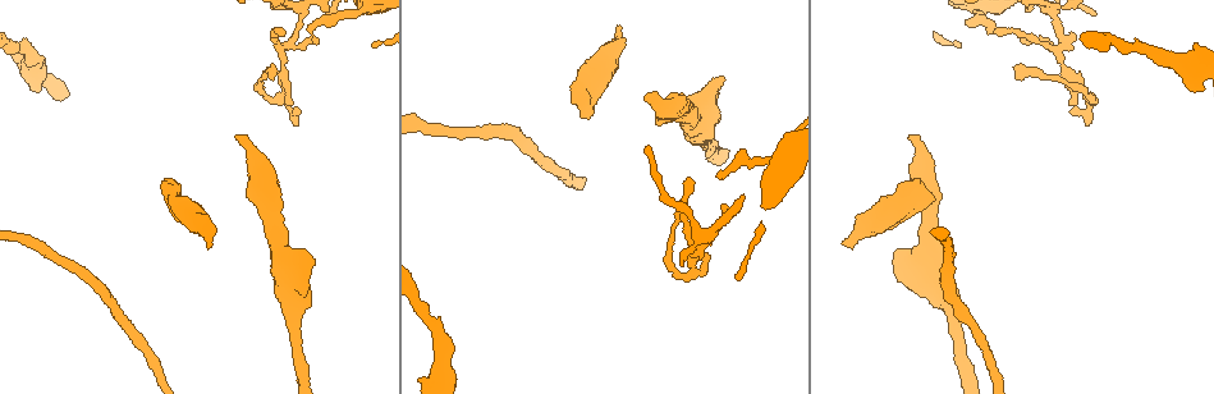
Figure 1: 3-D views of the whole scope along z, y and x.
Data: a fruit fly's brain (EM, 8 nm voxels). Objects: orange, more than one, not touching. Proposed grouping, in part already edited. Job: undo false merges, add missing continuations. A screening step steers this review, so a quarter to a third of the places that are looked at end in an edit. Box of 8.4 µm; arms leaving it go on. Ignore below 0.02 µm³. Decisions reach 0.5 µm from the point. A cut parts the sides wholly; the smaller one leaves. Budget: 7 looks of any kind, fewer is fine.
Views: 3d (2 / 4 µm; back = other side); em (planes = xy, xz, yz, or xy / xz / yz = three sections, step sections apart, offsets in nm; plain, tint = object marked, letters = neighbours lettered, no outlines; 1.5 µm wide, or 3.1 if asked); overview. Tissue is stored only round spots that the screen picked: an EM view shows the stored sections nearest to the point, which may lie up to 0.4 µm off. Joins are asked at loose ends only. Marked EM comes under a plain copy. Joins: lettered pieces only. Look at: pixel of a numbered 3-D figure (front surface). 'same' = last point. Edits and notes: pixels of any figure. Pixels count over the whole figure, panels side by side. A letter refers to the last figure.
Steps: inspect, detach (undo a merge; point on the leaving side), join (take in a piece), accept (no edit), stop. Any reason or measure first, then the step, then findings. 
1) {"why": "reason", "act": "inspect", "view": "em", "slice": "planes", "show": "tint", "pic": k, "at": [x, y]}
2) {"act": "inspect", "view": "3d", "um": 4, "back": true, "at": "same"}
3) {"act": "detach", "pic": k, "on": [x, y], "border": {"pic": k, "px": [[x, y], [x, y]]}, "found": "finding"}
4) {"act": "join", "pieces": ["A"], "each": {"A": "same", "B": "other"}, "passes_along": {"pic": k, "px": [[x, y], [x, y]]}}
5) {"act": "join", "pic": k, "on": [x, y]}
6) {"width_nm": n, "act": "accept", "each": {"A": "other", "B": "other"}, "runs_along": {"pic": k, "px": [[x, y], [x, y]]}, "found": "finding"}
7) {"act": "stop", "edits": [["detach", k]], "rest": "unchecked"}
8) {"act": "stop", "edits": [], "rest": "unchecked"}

{"why": "stops while still wide", "act": "inspect", "view": "3d", "um": 2, "pic": 1, "at": [583, 116]}

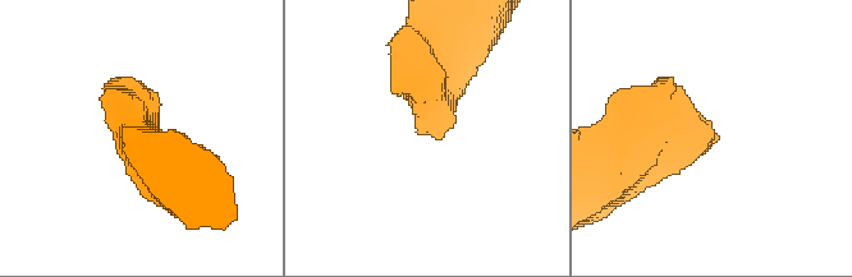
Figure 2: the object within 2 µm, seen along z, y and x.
{"act": "inspect", "view": "em", "slice": "xy", "step": 8, "show": "letters", "pic": 2, "at": [422, 129]}

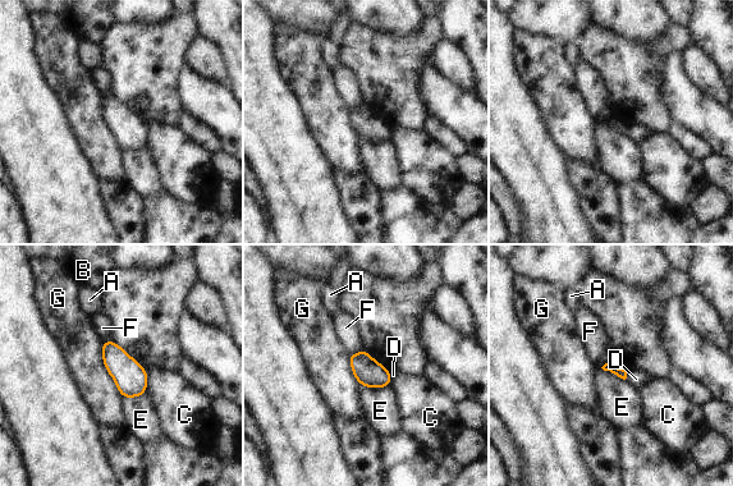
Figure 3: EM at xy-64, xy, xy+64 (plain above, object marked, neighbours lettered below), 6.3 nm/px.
{"why": "another direction", "act": "inspect", "view": "em", "slice": "planes", "show": "letters", "at": "same"}

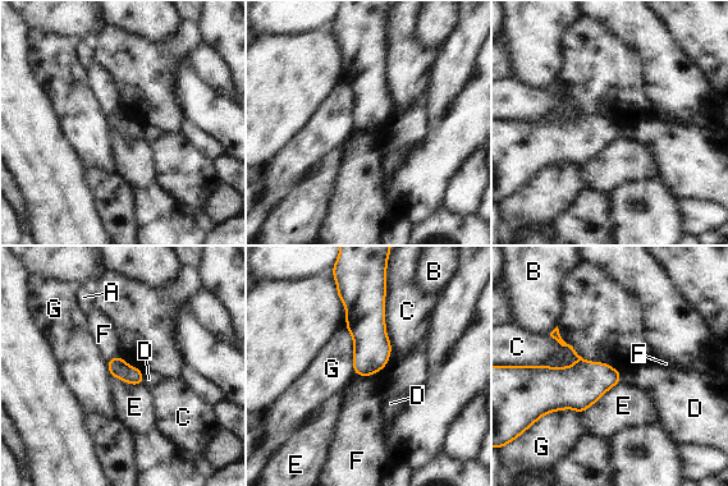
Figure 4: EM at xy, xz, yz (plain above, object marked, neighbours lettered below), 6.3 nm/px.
{"act": "accept", "each": {"A": "other", "B": "other", "C": "other", "D": "other", "E": "other", "F": "other", "G": "other"}, "border": {"pic": 4, "px": [[619, 383], [609, 388], [582, 411]]}, "found": "none of them fits"}

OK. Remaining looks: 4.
{"why": "an open end", "act": "inspect", "view": "em", "slice": "planes", "show": "letters", "pic": 1, "at": [644, 98]}

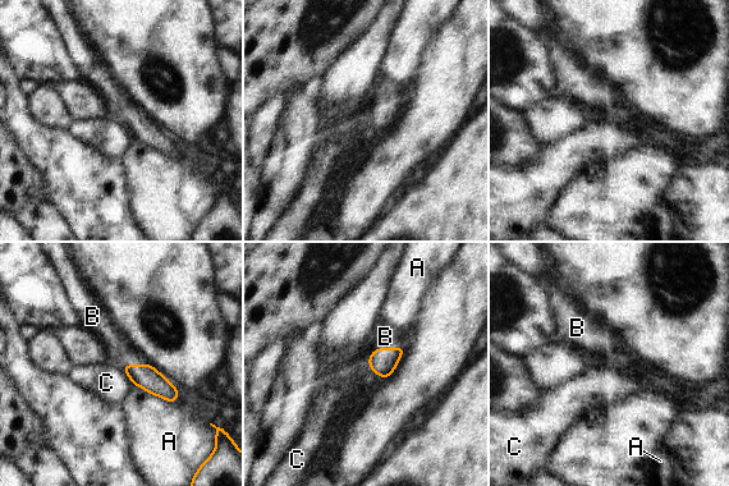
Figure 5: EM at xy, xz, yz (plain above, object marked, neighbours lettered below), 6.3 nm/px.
{"width_nm": 140, "act": "join", "pieces": ["B"], "each": {"A": "other", "B": "same", "C": "other"}, "found": "the neuron continues"}

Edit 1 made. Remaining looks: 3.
{"act": "inspect", "view": "em", "slice": "xz", "step": 8, "show": "tint", "pic": 1, "at": [992, 32]}

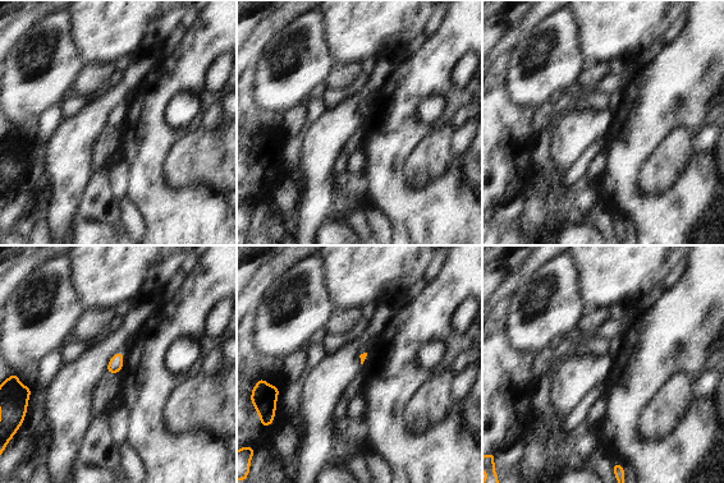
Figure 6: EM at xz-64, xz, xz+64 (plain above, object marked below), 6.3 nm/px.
{"act": "inspect", "view": "em", "slice": "yz", "step": 8, "show": "letters", "at": "same"}

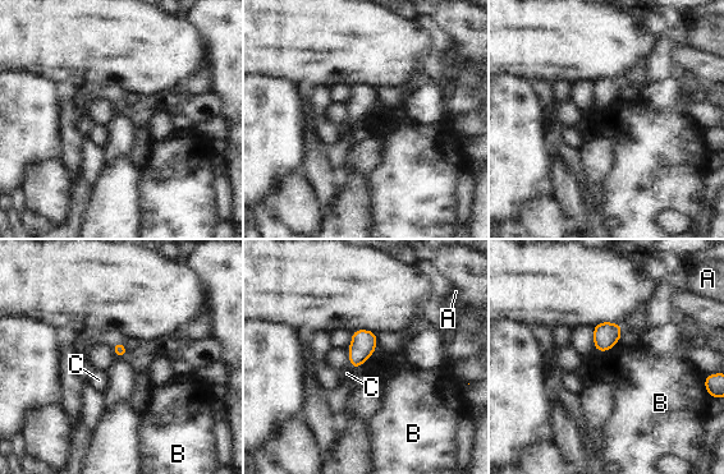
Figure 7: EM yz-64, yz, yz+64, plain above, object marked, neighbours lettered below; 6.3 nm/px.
{"act": "join", "pieces": ["C"], "each": {"A": "other", "B": "other", "C": "same"}, "found": "the neuron continues"}

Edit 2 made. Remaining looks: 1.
{"act": "stop", "edits": [["join", 5], ["join", 7]], "rest": "unchecked"}

